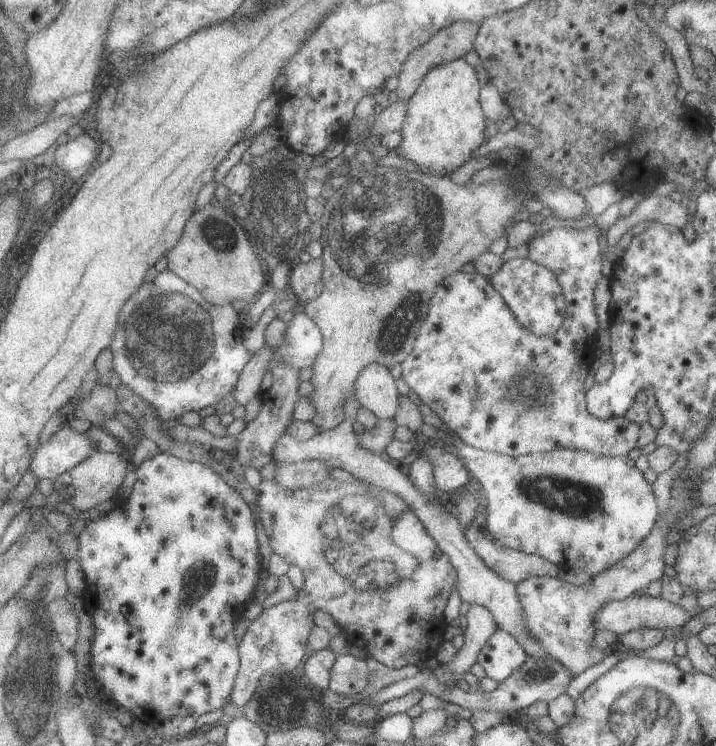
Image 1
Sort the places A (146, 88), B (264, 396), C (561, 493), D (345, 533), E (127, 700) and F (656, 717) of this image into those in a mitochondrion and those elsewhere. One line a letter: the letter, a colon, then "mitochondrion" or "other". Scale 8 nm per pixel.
A: mitochondrion
B: other
C: mitochondrion
D: mitochondrion
E: other
F: mitochondrion

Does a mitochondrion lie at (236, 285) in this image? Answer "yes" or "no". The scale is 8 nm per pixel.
no

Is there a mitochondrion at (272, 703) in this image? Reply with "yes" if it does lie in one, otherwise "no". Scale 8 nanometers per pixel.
yes

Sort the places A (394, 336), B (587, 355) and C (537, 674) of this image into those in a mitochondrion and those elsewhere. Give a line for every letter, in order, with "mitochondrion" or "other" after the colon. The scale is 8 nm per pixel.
A: mitochondrion
B: other
C: mitochondrion

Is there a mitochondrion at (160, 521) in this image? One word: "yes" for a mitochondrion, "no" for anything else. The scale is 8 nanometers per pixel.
no

